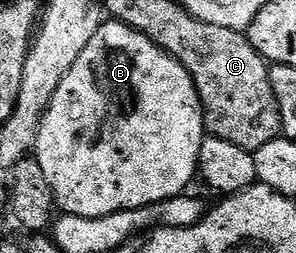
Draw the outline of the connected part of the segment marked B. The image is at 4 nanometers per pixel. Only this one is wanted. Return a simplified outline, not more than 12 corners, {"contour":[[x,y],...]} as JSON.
{"contour":[[109,19],[35,156],[87,219],[182,196],[205,113],[189,72]]}

